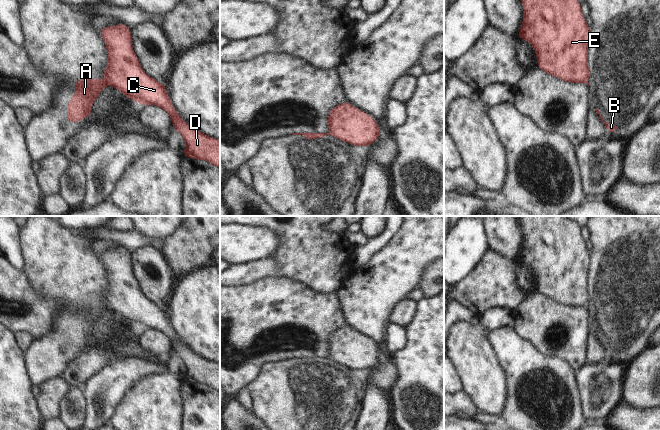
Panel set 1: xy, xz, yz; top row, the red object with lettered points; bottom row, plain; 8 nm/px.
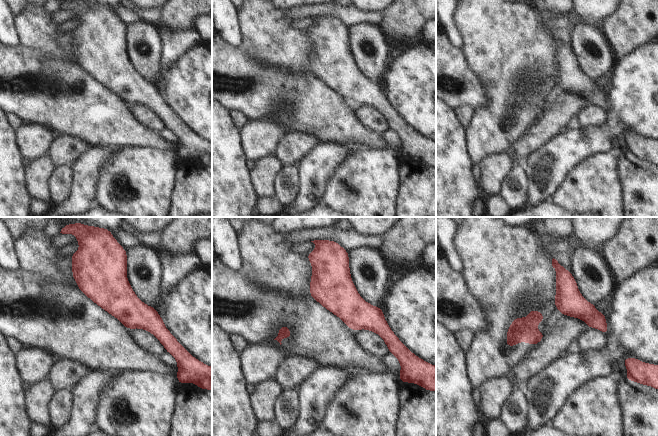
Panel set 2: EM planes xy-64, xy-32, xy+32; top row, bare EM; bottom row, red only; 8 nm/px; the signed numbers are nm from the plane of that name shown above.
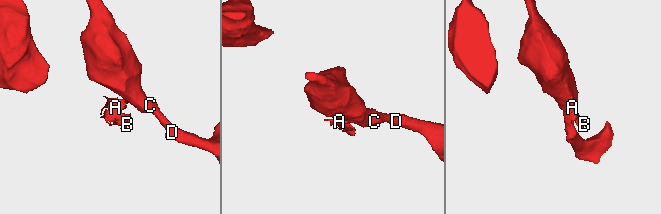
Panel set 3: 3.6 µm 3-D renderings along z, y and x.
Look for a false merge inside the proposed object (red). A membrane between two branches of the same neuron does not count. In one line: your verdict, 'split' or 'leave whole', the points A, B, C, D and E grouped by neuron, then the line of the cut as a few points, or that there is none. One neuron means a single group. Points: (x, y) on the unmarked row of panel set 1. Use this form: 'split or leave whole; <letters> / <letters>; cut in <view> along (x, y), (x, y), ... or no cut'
split; A B / C D E; cut in xy along (107, 304), (110, 309)

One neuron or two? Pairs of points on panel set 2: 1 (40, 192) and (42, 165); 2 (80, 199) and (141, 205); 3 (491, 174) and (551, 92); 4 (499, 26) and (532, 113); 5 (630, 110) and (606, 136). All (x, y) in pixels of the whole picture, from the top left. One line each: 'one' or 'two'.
1: one
2: two
3: two
4: one
5: one

